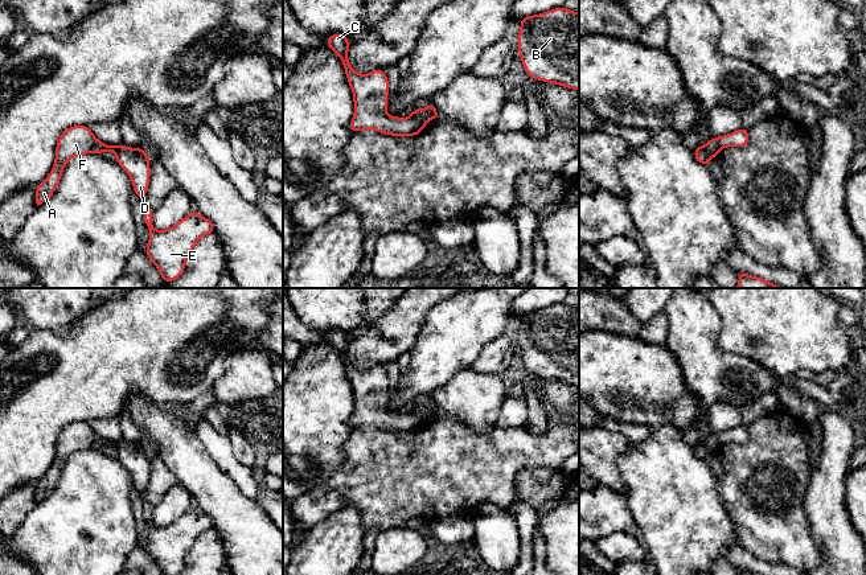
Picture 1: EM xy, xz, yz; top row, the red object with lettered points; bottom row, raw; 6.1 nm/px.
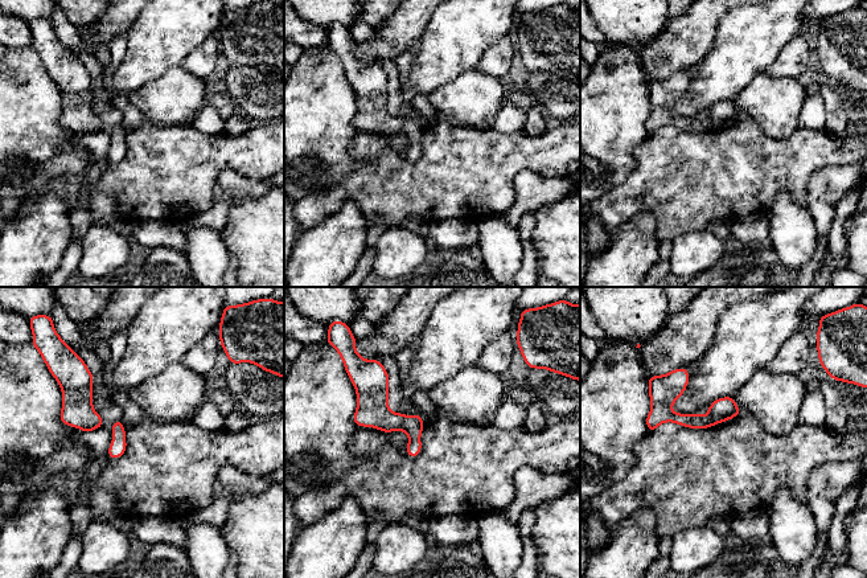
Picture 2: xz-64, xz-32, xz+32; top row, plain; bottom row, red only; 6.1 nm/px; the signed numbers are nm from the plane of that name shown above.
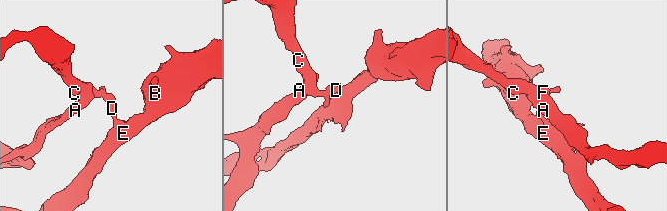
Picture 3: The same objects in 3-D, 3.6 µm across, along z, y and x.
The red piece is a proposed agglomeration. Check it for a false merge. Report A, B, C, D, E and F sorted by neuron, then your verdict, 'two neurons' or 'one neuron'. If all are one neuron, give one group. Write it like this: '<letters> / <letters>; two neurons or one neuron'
A C F / B D E; two neurons

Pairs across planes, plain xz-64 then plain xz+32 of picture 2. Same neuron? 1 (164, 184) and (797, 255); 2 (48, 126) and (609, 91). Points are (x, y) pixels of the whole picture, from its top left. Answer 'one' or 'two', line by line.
1: two
2: one

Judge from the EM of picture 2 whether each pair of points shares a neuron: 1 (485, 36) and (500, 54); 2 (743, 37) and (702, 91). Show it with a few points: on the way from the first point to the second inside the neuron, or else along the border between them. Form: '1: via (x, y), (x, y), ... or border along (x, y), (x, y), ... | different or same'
1: border along (506, 35), (493, 44), (475, 66) | different
2: via (740, 50), (715, 78) | same

